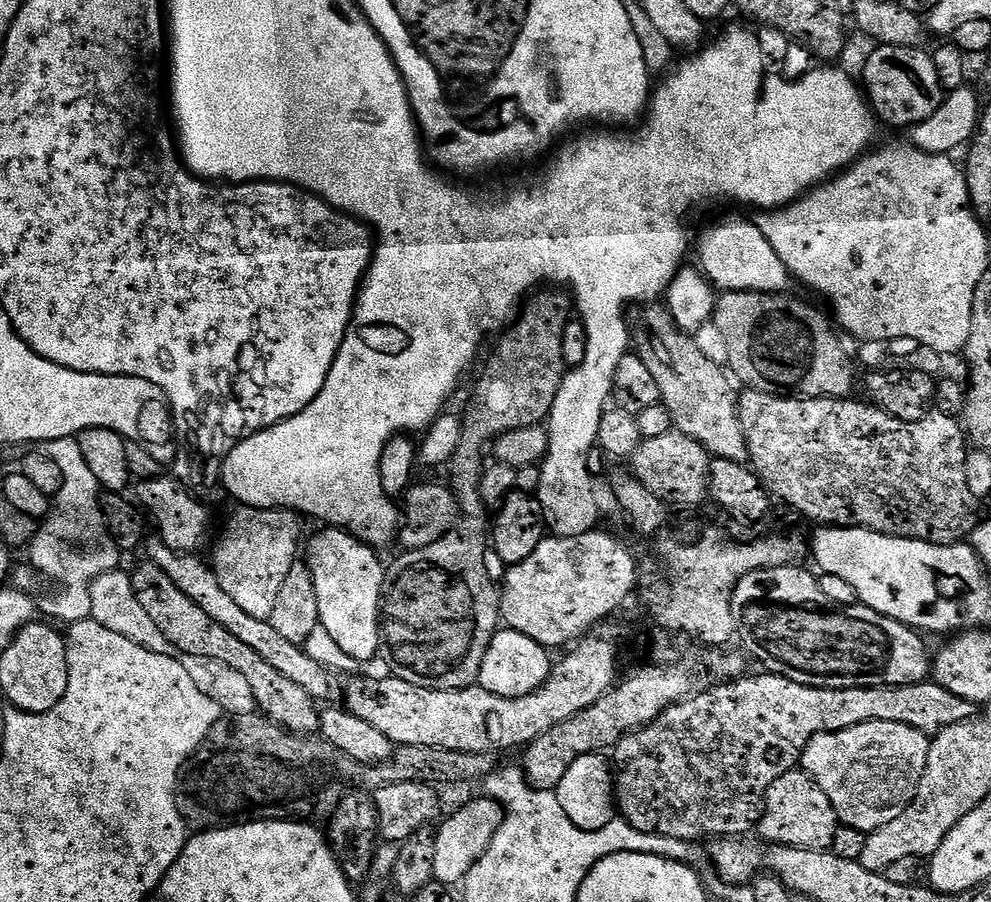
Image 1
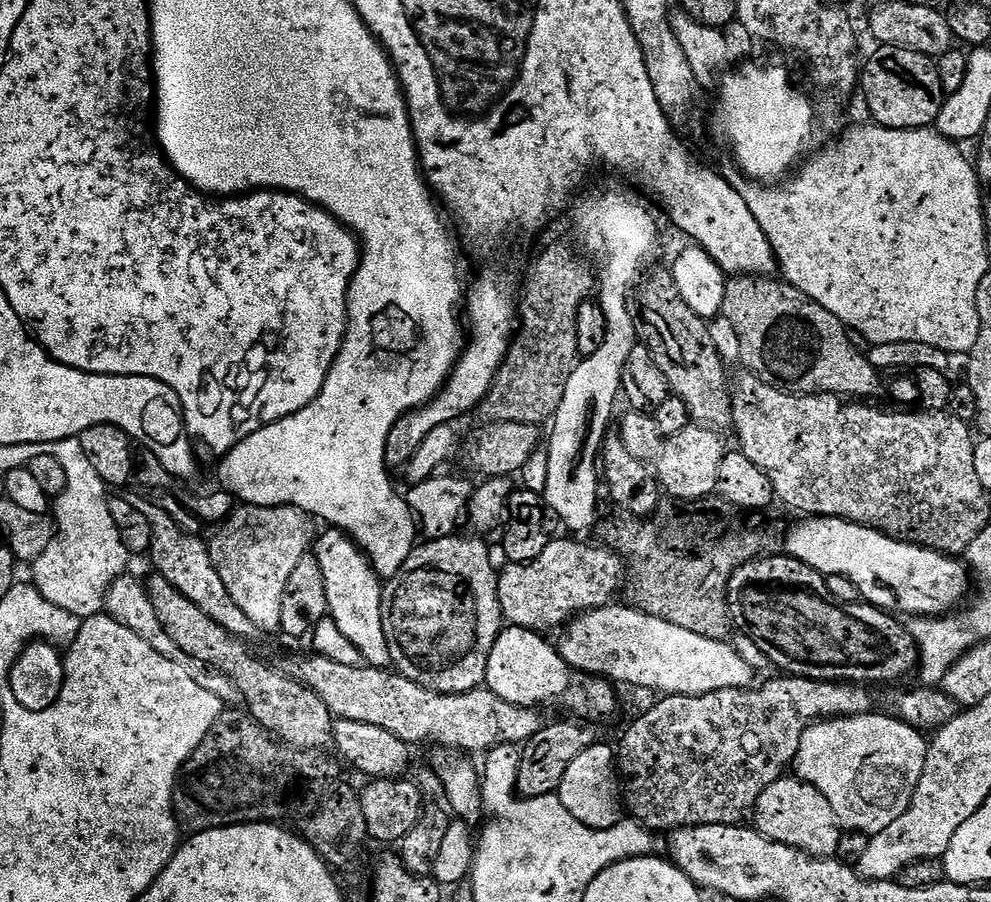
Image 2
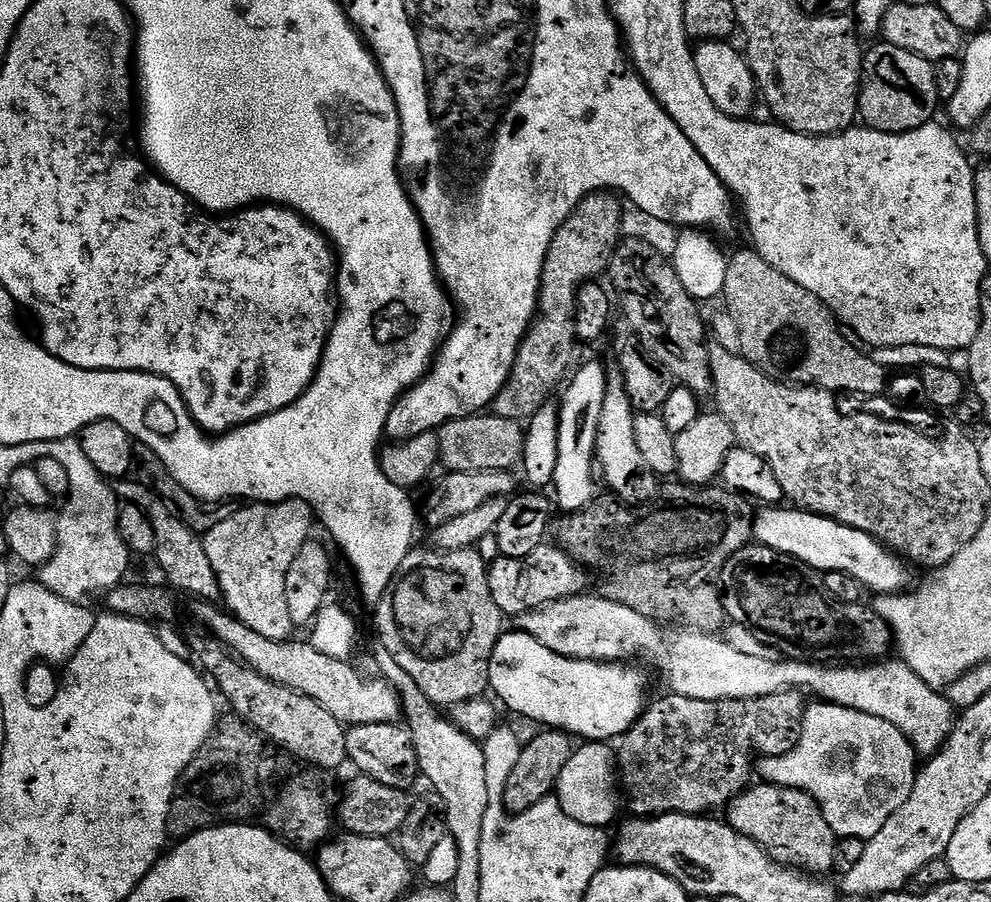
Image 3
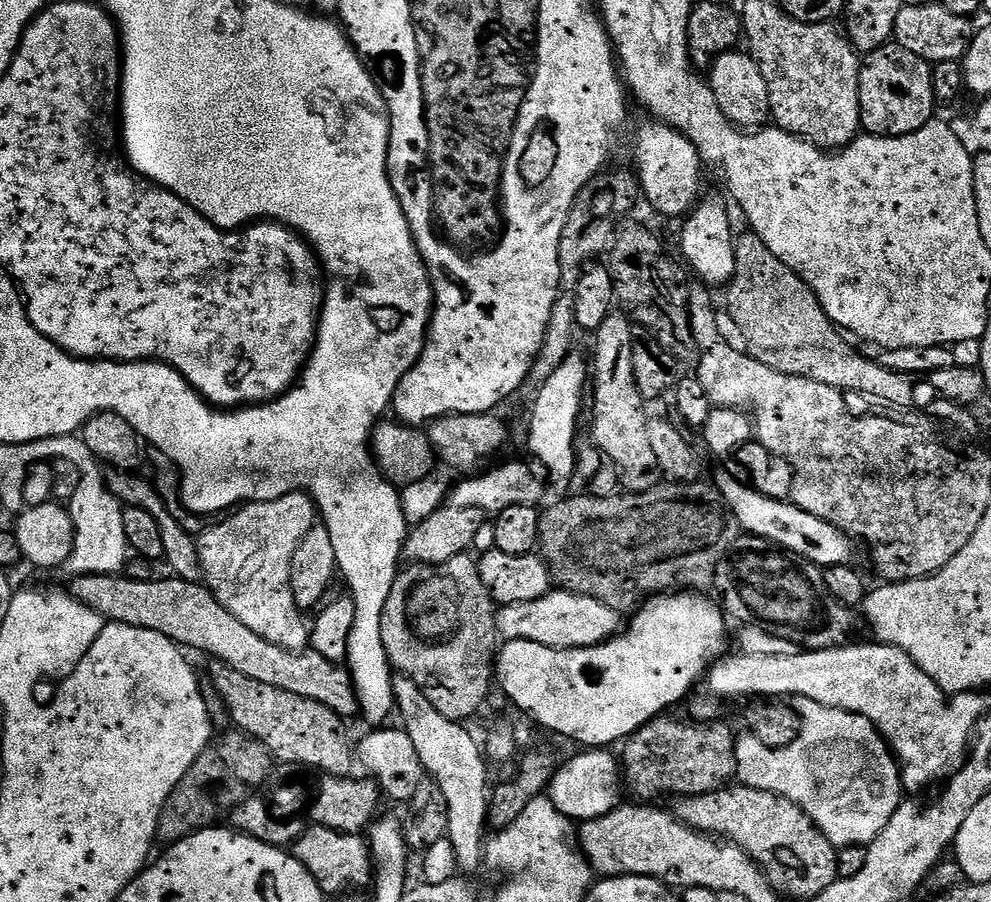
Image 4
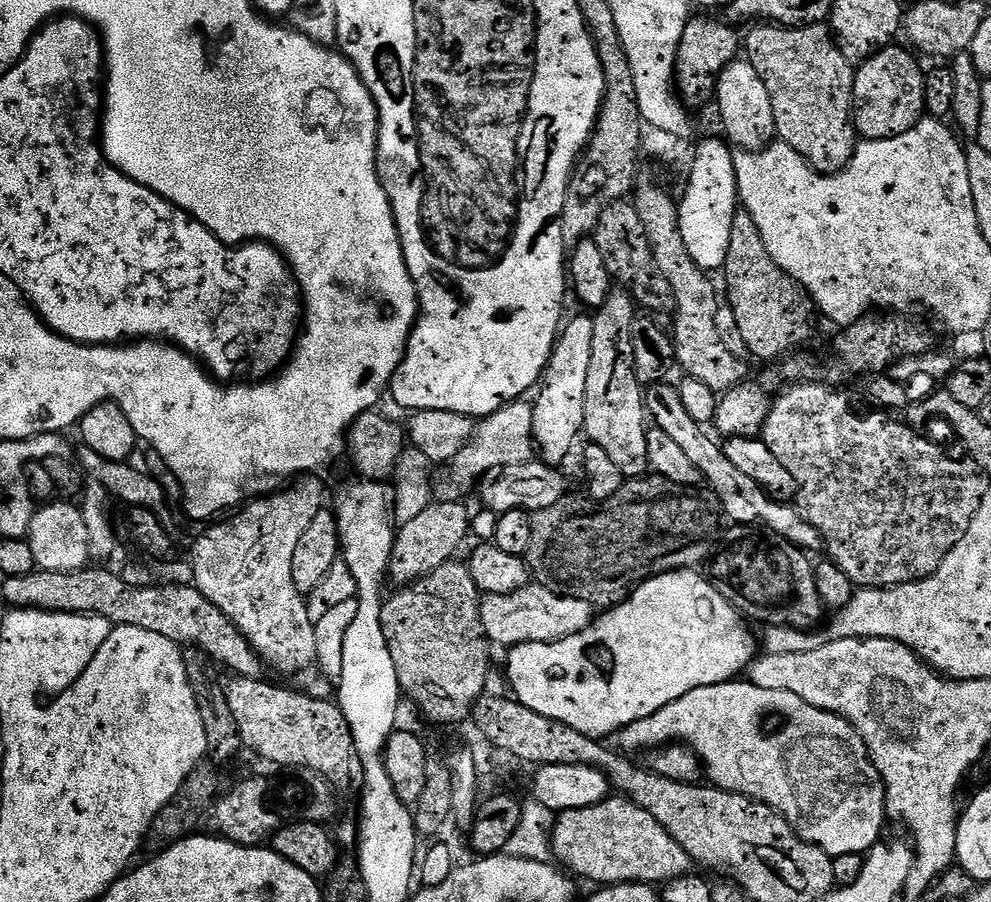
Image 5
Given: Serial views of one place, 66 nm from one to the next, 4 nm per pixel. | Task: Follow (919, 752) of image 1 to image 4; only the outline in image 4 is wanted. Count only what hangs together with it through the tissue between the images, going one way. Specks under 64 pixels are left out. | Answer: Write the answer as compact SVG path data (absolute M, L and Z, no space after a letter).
M801 696L791 697L790 706L800 715L802 721L798 738L781 748L771 748L756 736L741 735L736 742L735 779L743 787L766 790L794 802L794 806L798 806L811 818L814 826L818 826L818 830L826 834L828 841L837 850L873 844L878 834L886 830L906 792L900 766L892 749L888 747L879 730L864 716L841 708L822 706L822 702L814 702Z

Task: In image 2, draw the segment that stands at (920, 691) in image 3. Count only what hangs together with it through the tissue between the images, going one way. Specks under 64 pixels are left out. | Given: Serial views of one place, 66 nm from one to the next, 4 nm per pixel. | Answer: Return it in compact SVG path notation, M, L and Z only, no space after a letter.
M616 603L573 615L559 629L554 647L569 669L589 672L589 677L607 678L617 685L653 688L660 692L656 694L670 696L701 696L727 688L747 688L753 683L753 668L742 662L731 643L702 638L694 630L682 630L674 622L662 622L662 618Z

